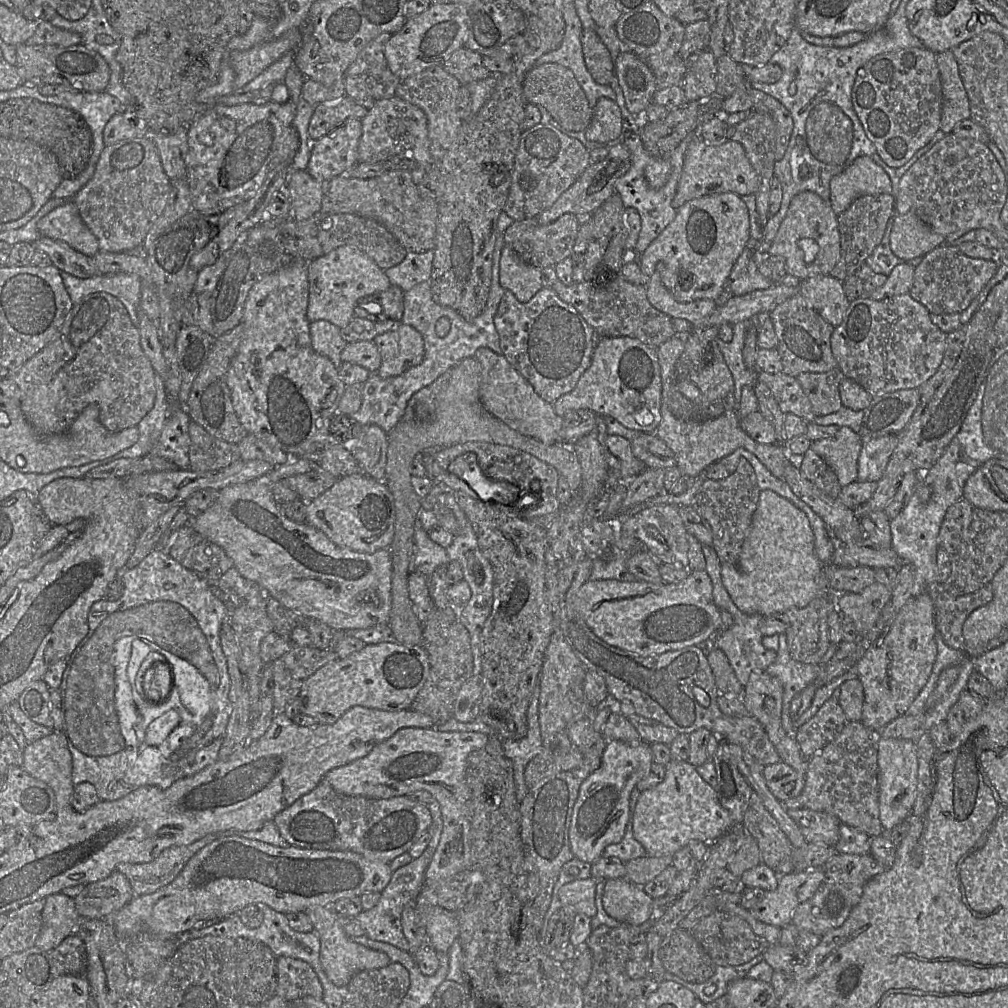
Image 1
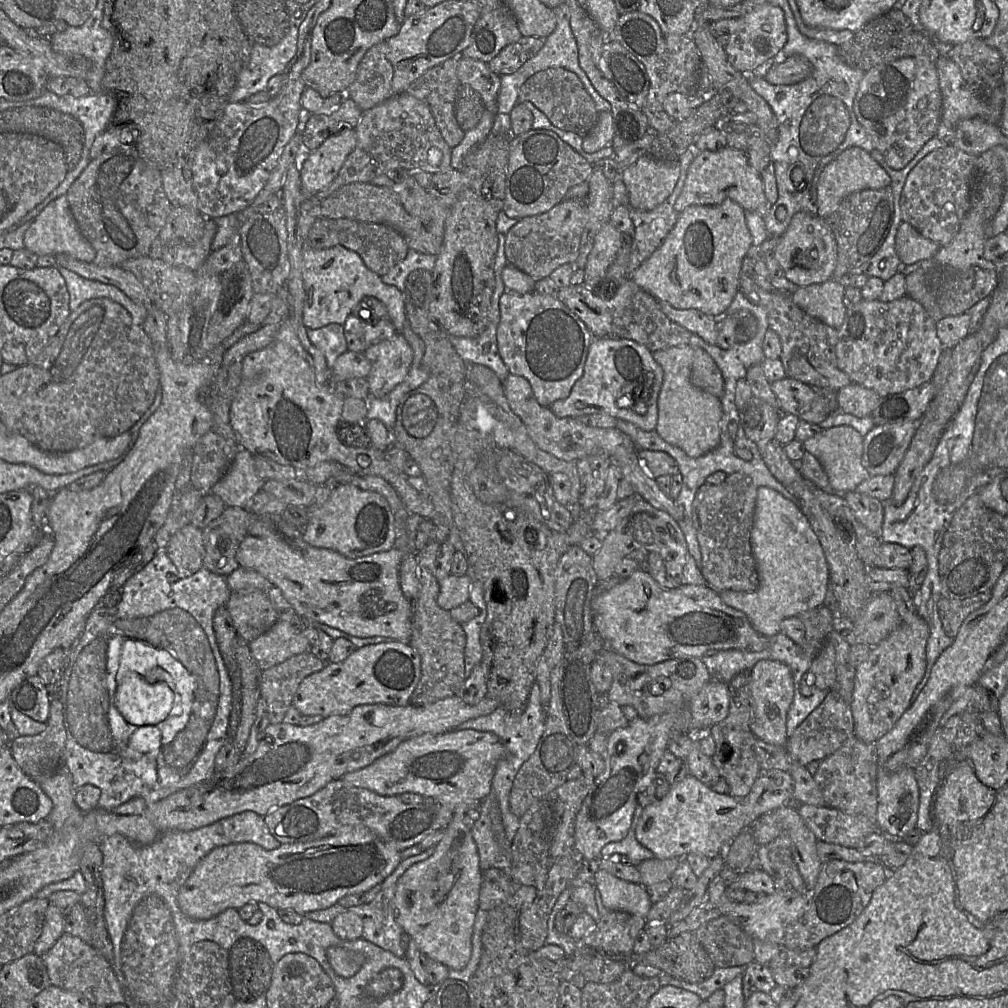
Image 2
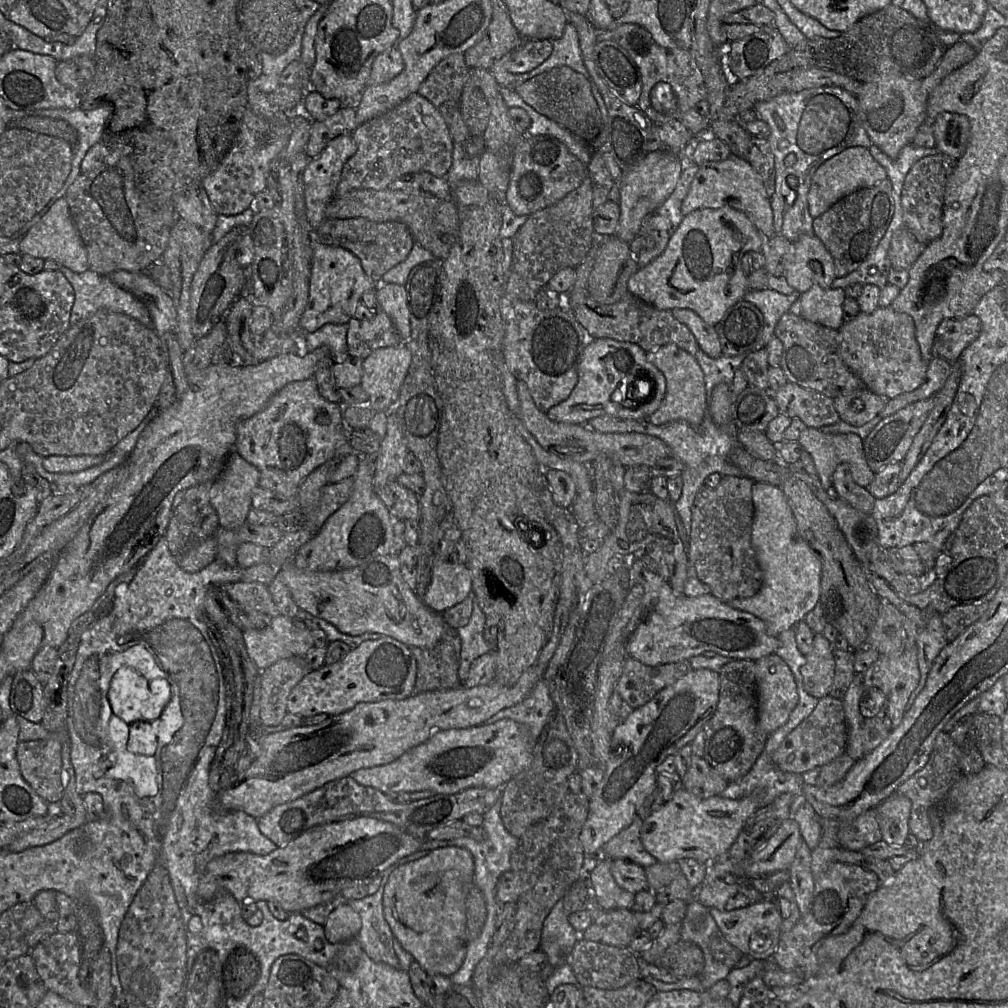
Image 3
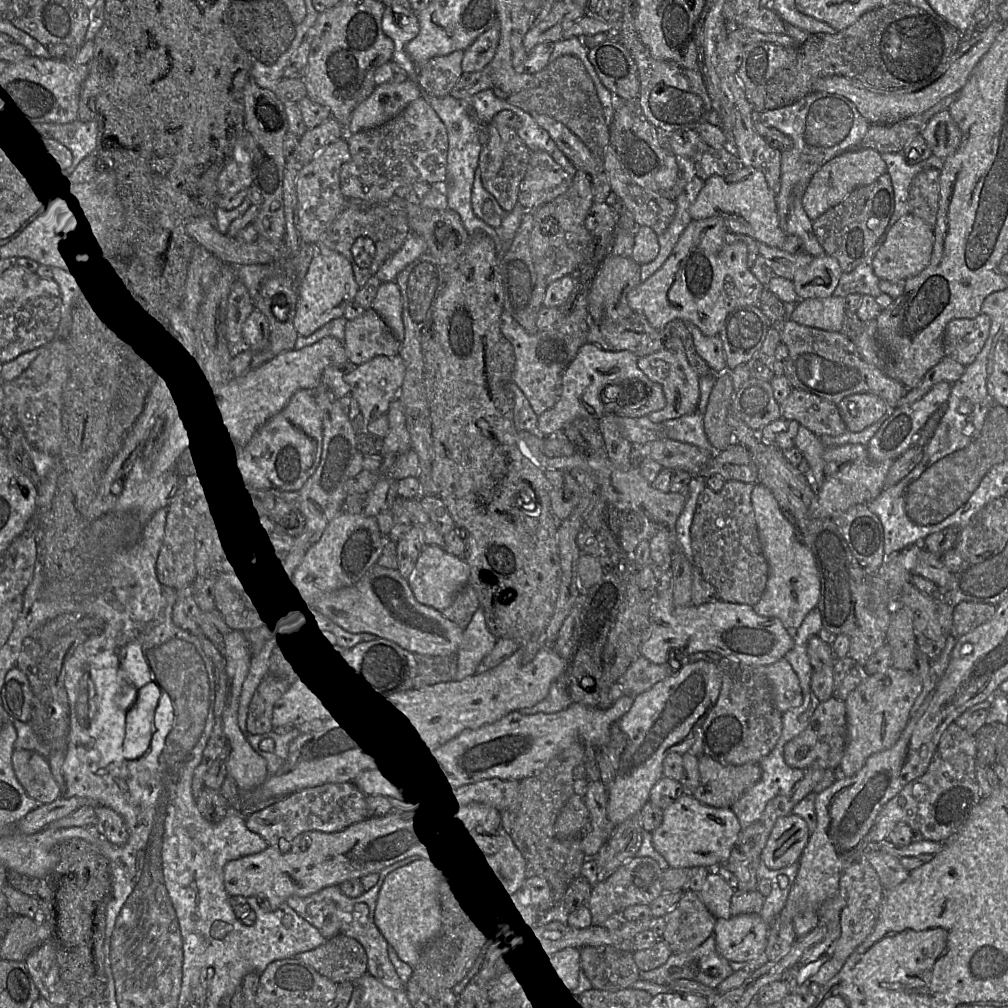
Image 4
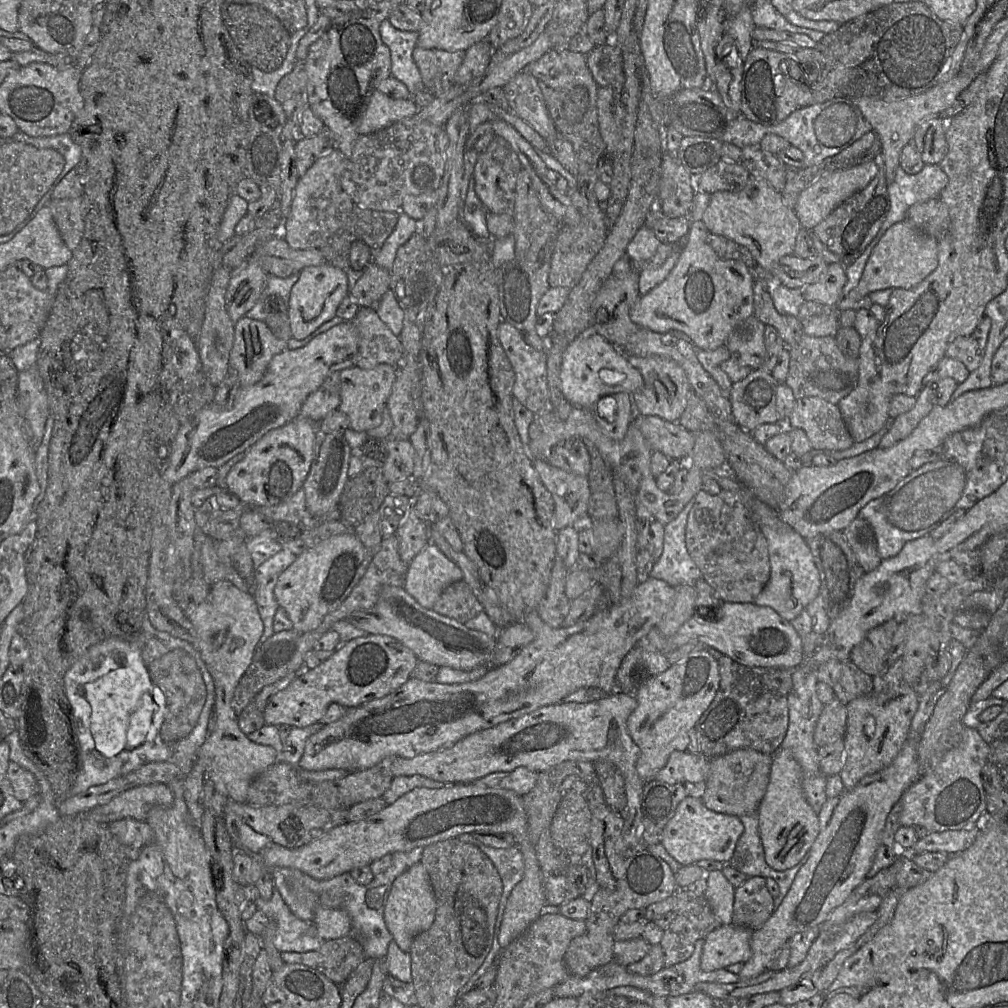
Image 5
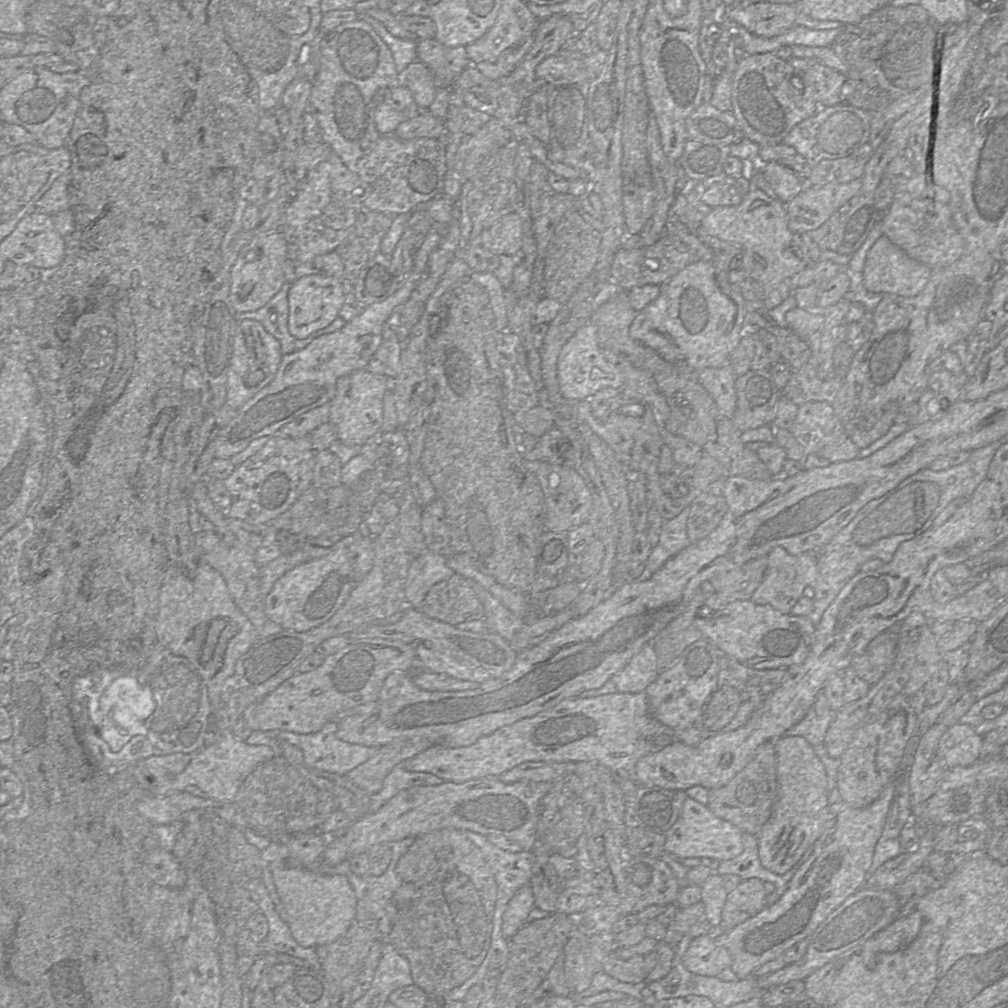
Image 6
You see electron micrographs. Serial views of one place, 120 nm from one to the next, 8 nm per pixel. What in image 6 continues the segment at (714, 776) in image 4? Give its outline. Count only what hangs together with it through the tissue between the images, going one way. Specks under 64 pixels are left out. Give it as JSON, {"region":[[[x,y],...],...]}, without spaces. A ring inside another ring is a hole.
{"region":[[[775,742],[757,747],[753,758],[724,786],[711,789],[707,806],[717,816],[732,822],[746,833],[757,835],[770,818],[777,797]]]}

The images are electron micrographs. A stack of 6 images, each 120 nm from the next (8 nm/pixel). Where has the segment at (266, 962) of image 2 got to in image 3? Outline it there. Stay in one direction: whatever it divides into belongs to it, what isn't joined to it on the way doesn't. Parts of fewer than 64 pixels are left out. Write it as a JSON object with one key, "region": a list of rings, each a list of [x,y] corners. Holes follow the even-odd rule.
{"region":[[[237,946],[224,963],[223,984],[227,995],[234,998],[242,998],[259,976],[258,960],[244,946]]]}

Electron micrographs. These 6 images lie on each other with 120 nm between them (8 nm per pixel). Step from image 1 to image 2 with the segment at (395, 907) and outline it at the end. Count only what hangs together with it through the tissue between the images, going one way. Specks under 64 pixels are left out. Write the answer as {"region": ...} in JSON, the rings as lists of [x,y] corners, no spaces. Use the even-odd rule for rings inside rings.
{"region":[[[435,846],[430,847],[427,850],[420,853],[419,855],[412,856],[410,858],[406,858],[405,860],[402,860],[401,863],[398,865],[398,867],[394,870],[394,872],[391,875],[389,875],[381,884],[378,884],[381,885],[380,892],[370,903],[365,903],[359,906],[349,907],[349,908],[345,908],[340,904],[336,903],[335,905],[325,910],[310,912],[304,915],[305,918],[311,919],[315,922],[327,923],[331,925],[332,921],[339,914],[354,913],[355,915],[358,915],[361,918],[363,923],[363,933],[361,937],[362,939],[386,951],[390,951],[391,953],[393,953],[398,957],[405,957],[406,950],[402,945],[402,936],[405,933],[401,928],[401,926],[396,922],[394,917],[394,910],[393,910],[393,898],[396,890],[396,885],[399,878],[404,874],[404,872],[408,868],[430,857],[434,853],[435,848],[436,848]]]}

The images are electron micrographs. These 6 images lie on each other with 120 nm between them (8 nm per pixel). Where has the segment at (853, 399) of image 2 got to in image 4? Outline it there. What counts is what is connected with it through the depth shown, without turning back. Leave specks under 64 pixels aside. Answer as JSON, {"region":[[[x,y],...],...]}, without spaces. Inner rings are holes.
{"region":[[[863,393],[842,399],[838,410],[847,430],[857,433],[877,422],[890,409],[880,397]]]}

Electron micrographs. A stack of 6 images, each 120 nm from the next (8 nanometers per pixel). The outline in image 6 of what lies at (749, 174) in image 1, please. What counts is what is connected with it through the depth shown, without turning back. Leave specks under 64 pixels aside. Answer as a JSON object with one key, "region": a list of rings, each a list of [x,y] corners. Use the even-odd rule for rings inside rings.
{"region":[[[753,187],[739,205],[712,208],[701,228],[706,234],[741,248],[745,253],[747,274],[762,286],[768,311],[793,294],[790,278],[805,269],[807,264],[793,250],[794,234],[788,228],[786,204],[781,200],[772,199]]]}

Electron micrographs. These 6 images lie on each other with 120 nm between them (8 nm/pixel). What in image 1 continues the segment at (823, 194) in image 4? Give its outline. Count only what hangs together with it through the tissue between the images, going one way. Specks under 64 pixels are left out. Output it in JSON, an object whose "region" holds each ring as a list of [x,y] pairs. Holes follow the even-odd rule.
{"region":[[[860,156],[830,180],[830,204],[836,215],[864,195],[891,194],[887,173],[869,156]]]}

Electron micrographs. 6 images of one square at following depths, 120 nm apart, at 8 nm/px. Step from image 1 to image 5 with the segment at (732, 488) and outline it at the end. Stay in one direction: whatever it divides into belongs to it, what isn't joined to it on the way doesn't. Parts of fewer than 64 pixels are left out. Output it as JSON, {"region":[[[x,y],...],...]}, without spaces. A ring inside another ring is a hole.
{"region":[[[746,487],[737,492],[722,490],[717,495],[701,489],[688,516],[688,552],[723,602],[753,603],[770,579],[768,543],[753,519],[752,502],[753,495]],[[718,546],[726,552],[718,554]]]}

